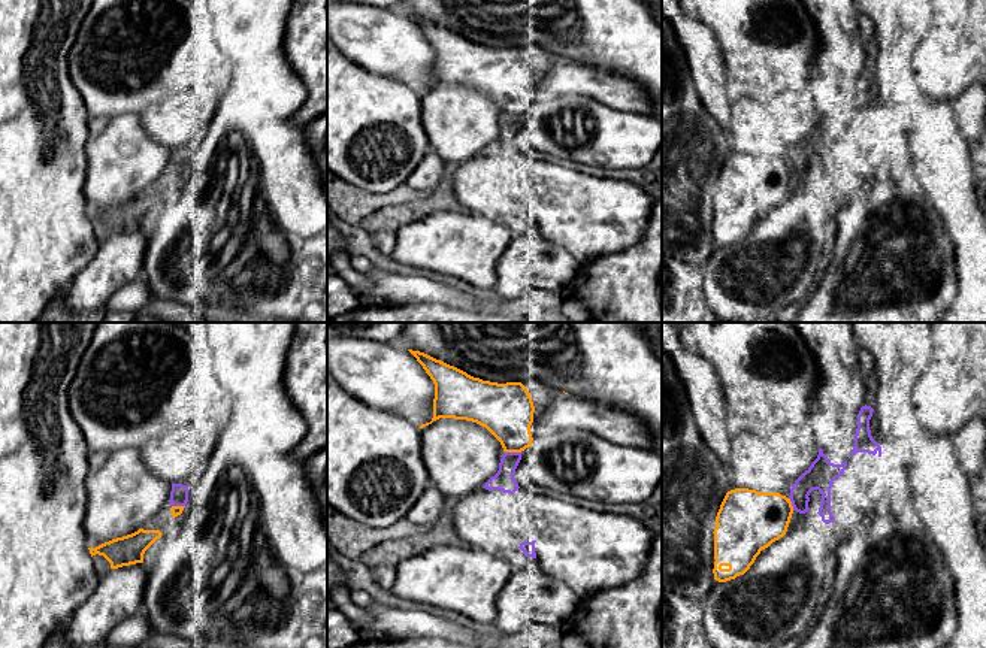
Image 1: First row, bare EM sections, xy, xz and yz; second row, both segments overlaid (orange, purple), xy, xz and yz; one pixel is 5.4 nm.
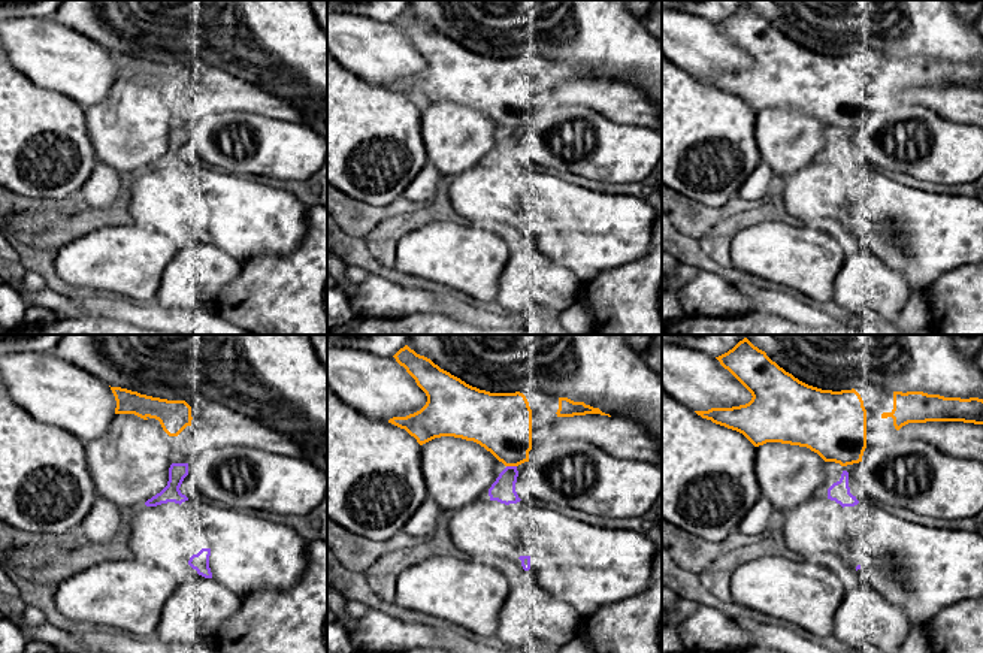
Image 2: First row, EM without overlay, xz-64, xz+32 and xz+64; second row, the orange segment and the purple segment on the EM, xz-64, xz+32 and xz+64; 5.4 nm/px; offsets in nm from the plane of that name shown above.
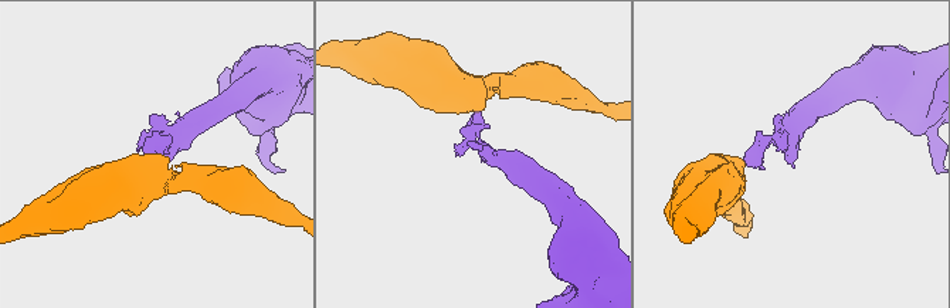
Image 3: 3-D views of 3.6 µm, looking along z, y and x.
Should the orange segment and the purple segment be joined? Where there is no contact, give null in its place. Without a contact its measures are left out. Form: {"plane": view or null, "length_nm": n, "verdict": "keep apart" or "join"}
{"plane": "xz", "length_nm": 90, "verdict": "keep apart"}

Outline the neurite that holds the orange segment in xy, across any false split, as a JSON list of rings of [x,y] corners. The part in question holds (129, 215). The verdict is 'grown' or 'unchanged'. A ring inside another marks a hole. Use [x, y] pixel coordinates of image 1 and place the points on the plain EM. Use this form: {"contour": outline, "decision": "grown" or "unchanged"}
{"contour": [[[143,196],[112,205],[96,214],[88,214],[91,222],[99,219],[103,221],[109,228],[111,234],[143,228],[145,216],[161,203],[160,196]]], "decision": "unchanged"}

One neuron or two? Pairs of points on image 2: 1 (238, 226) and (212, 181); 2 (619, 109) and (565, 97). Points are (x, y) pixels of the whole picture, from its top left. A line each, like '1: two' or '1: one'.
1: one
2: one

